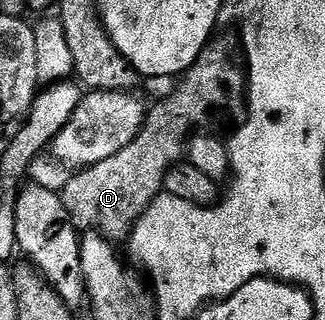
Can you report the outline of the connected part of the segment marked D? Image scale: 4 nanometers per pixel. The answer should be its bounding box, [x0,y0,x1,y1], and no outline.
[61,35,247,242]

